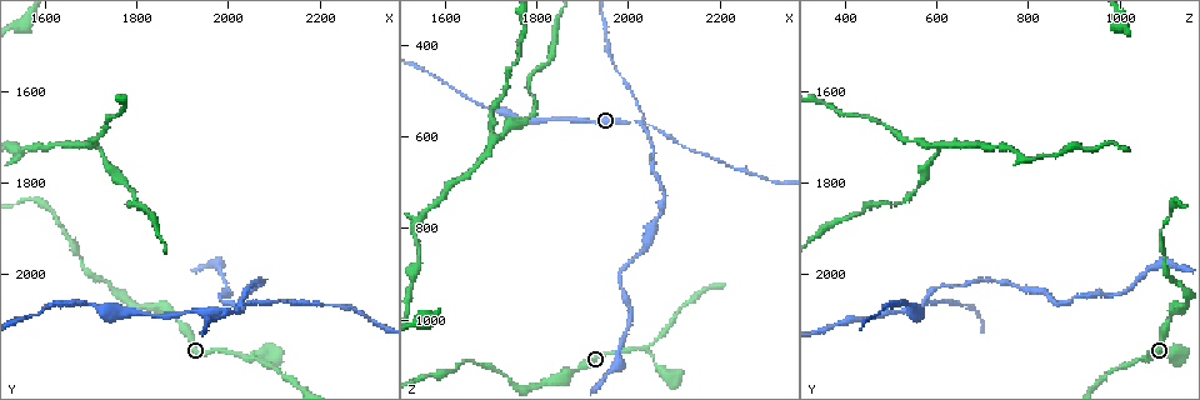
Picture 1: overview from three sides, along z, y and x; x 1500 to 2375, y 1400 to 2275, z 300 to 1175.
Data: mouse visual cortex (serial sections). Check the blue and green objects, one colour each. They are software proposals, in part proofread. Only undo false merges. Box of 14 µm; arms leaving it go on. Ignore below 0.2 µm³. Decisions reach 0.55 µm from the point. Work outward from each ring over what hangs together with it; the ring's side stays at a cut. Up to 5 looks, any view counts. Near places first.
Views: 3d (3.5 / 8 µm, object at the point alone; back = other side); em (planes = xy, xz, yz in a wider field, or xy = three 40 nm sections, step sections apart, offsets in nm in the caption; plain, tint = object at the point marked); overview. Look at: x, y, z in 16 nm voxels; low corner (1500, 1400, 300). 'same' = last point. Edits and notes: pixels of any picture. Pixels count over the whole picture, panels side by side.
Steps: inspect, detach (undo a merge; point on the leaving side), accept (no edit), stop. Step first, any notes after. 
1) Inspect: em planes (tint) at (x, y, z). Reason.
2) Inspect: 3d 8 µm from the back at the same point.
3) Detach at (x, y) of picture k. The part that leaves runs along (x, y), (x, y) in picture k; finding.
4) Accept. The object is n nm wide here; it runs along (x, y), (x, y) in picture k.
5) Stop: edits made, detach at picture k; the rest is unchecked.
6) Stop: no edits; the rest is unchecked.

Inspect: 3d 3.5 µm from the back at (1880, 2095, 1115).

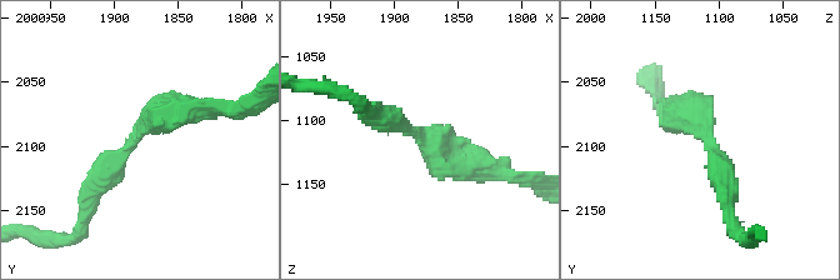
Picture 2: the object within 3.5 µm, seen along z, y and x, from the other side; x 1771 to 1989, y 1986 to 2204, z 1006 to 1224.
Inspect: em xy step 2 (tint) at (1884, 2096, 1110). The arms are 300, 300 nm wide; shape alone is not enough.

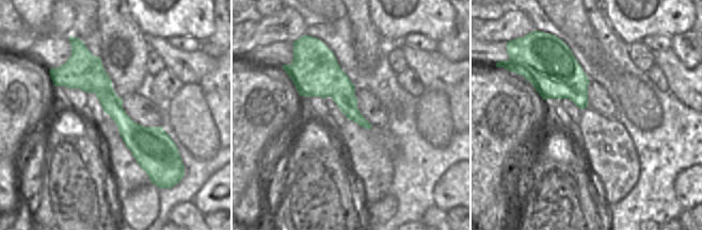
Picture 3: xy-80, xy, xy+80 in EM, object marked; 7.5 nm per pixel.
Inspect: em xy step 5 (tint) at the same point. Cut it another way.

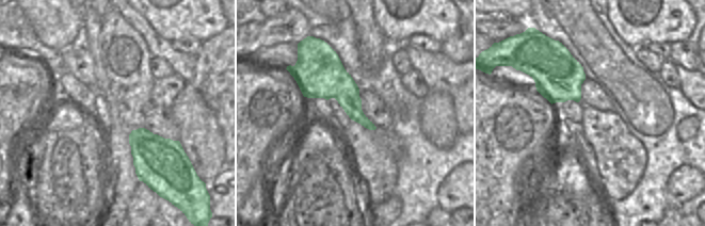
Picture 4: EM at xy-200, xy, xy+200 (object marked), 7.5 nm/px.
Accept. It runs along (86, 204), (159, 111), (201, 108) in picture 2; all the same cell.

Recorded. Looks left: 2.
Inspect: 3d 3.5 µm at (2035, 2175, 1060). Side arm on a straight run.

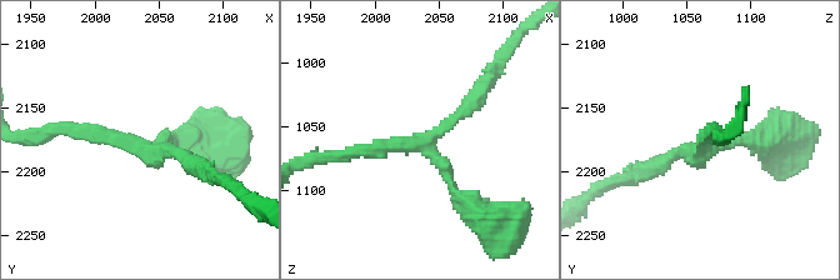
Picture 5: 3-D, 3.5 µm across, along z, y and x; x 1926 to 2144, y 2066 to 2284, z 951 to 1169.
Inspect: em xy step 1 (tint) at (2036, 2182, 1062). 3 arms meet here; the arms are 150, 200, 200 nm wide; shape alone is not enough.

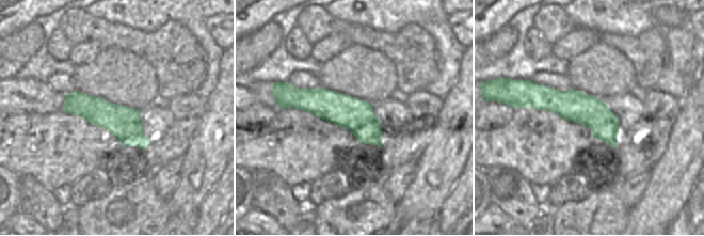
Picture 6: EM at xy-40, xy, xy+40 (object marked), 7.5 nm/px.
Accept. Continuous, no second cell.

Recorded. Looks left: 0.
Stop: no edits; the rest is unchecked.

